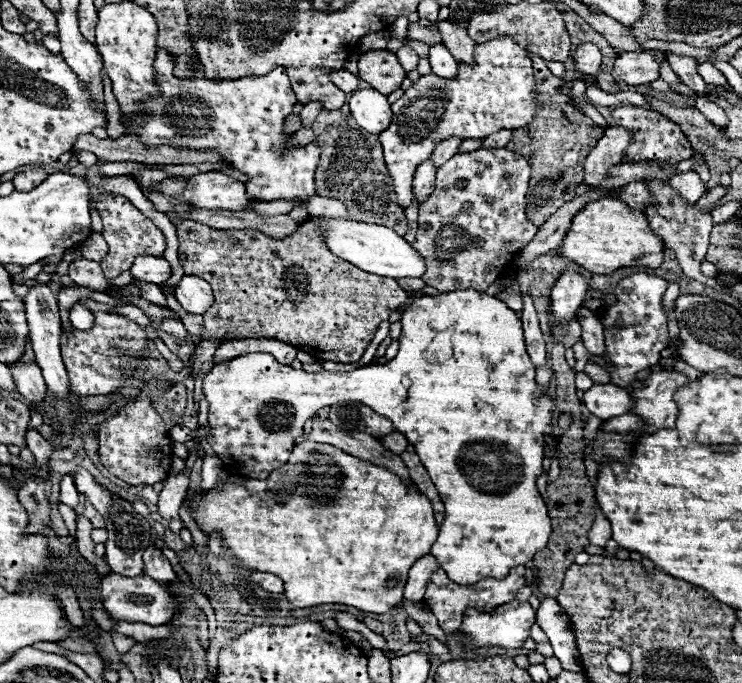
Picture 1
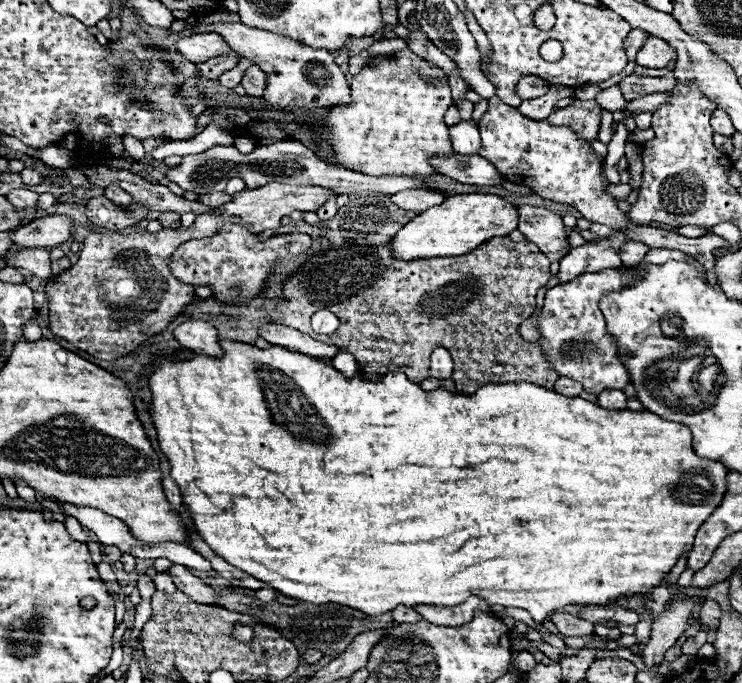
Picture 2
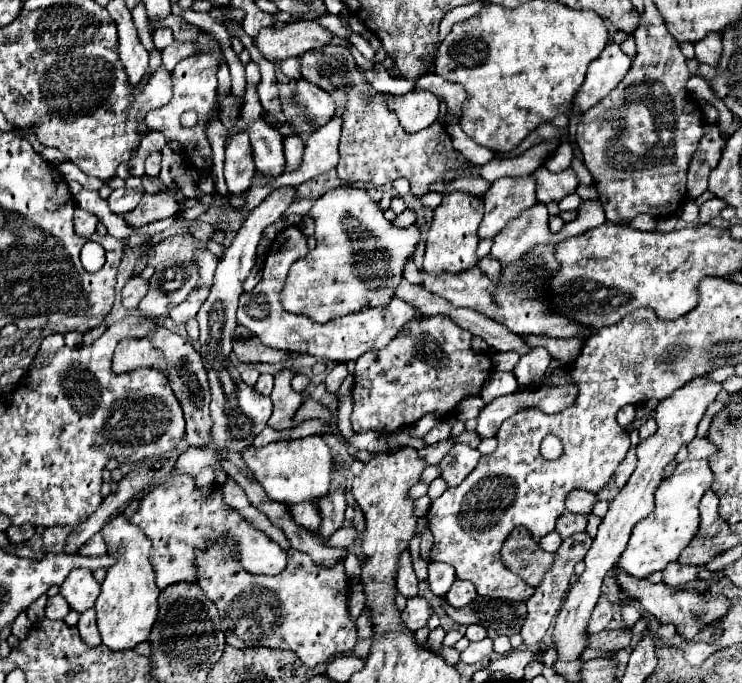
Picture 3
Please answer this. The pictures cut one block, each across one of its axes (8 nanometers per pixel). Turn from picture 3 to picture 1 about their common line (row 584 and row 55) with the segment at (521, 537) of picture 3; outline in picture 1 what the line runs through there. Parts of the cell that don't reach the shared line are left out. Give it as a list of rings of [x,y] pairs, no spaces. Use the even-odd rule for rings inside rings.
[[[530,54],[530,58],[536,71],[534,72],[538,84],[536,91],[540,92],[538,100],[541,103],[538,104],[538,112],[534,114],[534,124],[530,124],[530,128],[514,130],[506,148],[510,148],[510,152],[518,152],[520,156],[526,156],[532,168],[532,176],[528,184],[526,214],[534,226],[542,226],[562,204],[574,198],[576,186],[582,184],[584,180],[584,174],[582,174],[584,160],[594,150],[594,144],[602,138],[602,128],[598,128],[579,109],[566,104],[570,100],[568,97],[570,88],[564,87],[565,81],[554,76],[546,68],[546,62],[540,56]]]

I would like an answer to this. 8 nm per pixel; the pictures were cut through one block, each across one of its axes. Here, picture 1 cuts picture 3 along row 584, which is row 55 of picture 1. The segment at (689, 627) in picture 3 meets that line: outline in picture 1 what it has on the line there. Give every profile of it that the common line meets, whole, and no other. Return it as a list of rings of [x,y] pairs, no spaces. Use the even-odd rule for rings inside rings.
[[[646,50],[646,52],[622,52],[614,62],[614,74],[626,84],[650,84],[660,78],[660,62],[666,60],[668,52]]]

